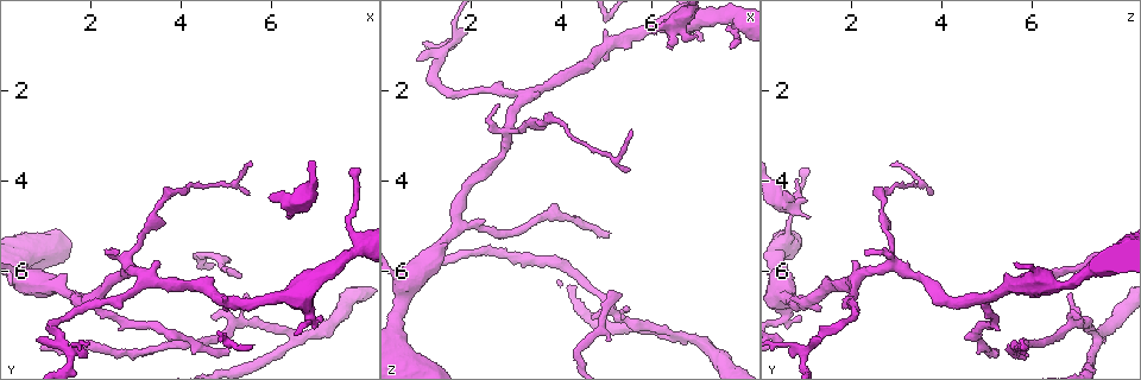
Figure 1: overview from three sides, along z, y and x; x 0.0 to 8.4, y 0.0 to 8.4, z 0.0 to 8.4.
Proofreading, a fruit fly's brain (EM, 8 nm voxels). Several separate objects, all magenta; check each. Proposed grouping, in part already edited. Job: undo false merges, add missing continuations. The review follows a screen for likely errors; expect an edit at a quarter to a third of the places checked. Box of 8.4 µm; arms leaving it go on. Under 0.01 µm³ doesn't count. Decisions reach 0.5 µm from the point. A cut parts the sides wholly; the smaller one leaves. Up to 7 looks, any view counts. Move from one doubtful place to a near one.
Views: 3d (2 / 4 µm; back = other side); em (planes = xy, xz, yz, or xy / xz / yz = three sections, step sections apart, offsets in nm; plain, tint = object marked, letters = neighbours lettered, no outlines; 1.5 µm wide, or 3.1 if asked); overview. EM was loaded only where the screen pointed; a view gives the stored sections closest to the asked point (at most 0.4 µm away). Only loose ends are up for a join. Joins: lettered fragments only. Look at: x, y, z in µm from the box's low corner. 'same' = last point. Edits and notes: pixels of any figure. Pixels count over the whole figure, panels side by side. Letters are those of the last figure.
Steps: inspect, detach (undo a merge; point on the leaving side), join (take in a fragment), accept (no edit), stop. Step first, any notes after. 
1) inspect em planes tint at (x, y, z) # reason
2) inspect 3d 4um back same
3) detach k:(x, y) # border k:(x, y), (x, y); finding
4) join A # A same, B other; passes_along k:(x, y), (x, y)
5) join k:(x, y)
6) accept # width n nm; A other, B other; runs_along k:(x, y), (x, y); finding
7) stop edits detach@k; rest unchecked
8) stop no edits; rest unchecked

inspect 3d 2um at (1.55, 7.75, 1.00)

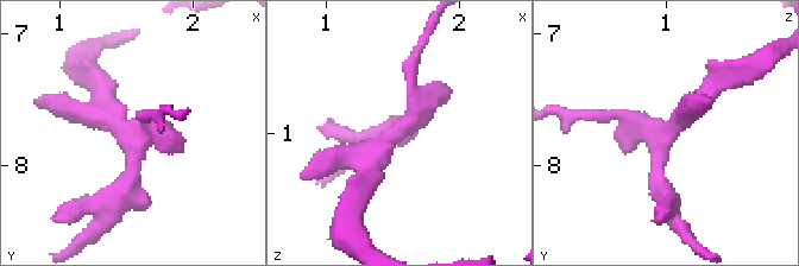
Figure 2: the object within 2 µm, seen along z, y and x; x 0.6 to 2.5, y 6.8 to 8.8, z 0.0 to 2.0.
inspect em yz step 4 plain at (1.56, 7.74, 0.98)

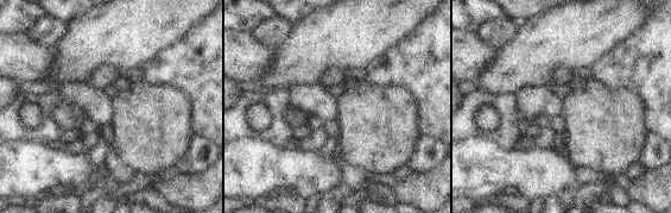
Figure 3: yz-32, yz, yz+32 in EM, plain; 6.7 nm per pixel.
inspect em yz step 4 letters same # see the neighbours

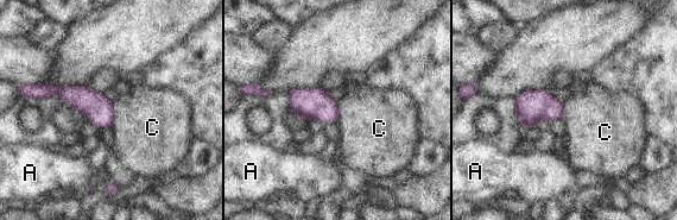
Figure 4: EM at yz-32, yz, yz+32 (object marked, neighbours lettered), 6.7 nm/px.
accept # A other, C other; runs_along 4:(42, 92), (83, 98), (109, 120); one neuron here

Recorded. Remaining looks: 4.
inspect 3d 4um at (0.95, 7.75, 5.80) # free end

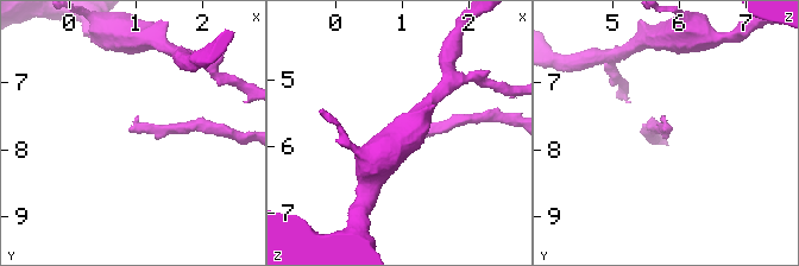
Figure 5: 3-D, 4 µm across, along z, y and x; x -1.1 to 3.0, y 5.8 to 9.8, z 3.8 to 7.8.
inspect em yz step 8 tint at (0.90, 7.65, 5.80) # shape alone is not enough

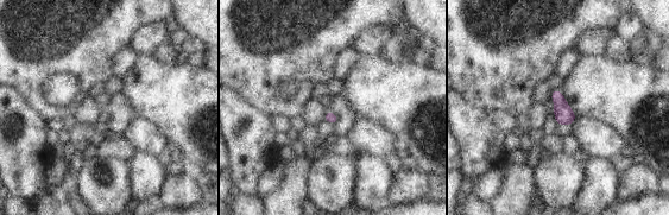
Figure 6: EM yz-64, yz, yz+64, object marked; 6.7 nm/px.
inspect em planes letters same

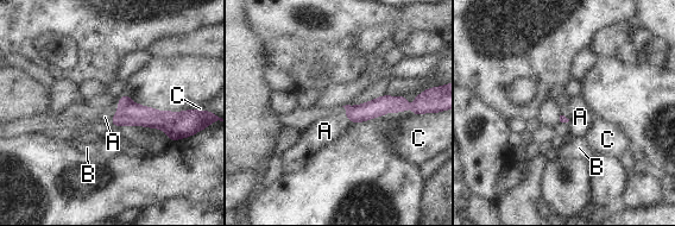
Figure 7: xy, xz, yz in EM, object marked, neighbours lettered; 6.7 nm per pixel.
accept # A other, B other, C other; border 7:(127, 92), (118, 101), (111, 124); none of them fits

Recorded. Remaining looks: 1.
inspect em planes letters at (5.05, 7.85, 5.25) # an open end

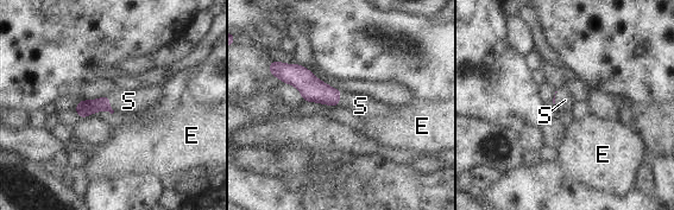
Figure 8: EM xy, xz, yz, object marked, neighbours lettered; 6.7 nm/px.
join 8:(128, 101) # E other, S same; passes_along 8:(84, 108), (109, 103), (128, 101); the neuron continues

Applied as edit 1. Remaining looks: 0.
stop edits join@8; rest unchecked

